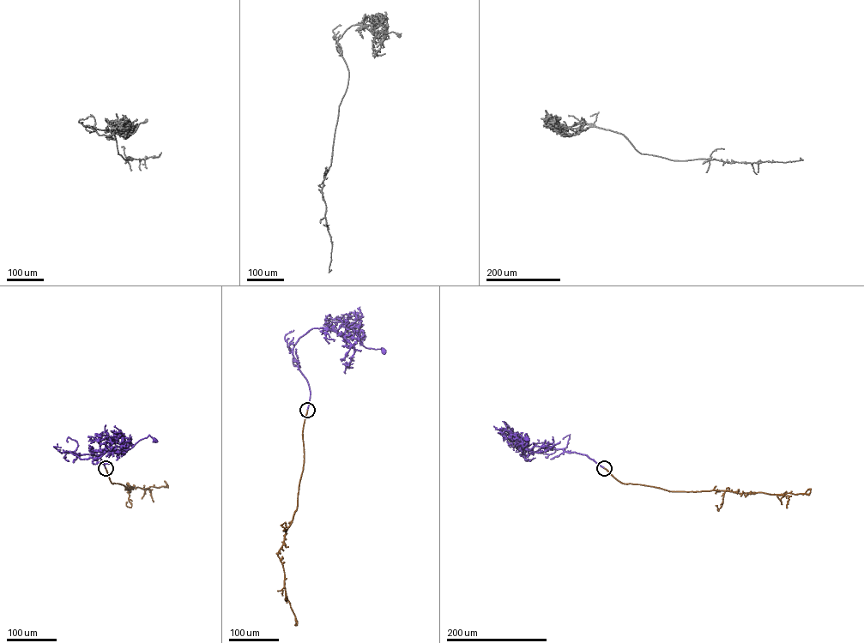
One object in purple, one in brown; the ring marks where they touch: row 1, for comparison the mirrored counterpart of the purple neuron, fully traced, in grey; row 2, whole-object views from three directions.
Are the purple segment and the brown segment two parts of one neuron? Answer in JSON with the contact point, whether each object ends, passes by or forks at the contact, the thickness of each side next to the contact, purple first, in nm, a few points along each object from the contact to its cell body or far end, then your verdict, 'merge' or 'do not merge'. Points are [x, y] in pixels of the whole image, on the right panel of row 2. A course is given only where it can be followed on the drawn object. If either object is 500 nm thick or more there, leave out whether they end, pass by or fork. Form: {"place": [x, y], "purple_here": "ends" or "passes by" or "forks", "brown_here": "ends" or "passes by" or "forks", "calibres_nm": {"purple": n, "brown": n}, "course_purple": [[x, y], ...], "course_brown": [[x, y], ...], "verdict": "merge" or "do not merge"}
{"place": [604, 468], "calibres_nm": {"purple": 700, "brown": 650}, "course_purple": [[604, 468], [587, 455], [562, 448], [541, 447], [520, 455], [528, 441], [526, 434], [527, 440]], "course_brown": [[604, 468], [623, 483], [671, 491], [803, 494], [810, 490]], "verdict": "merge"}

